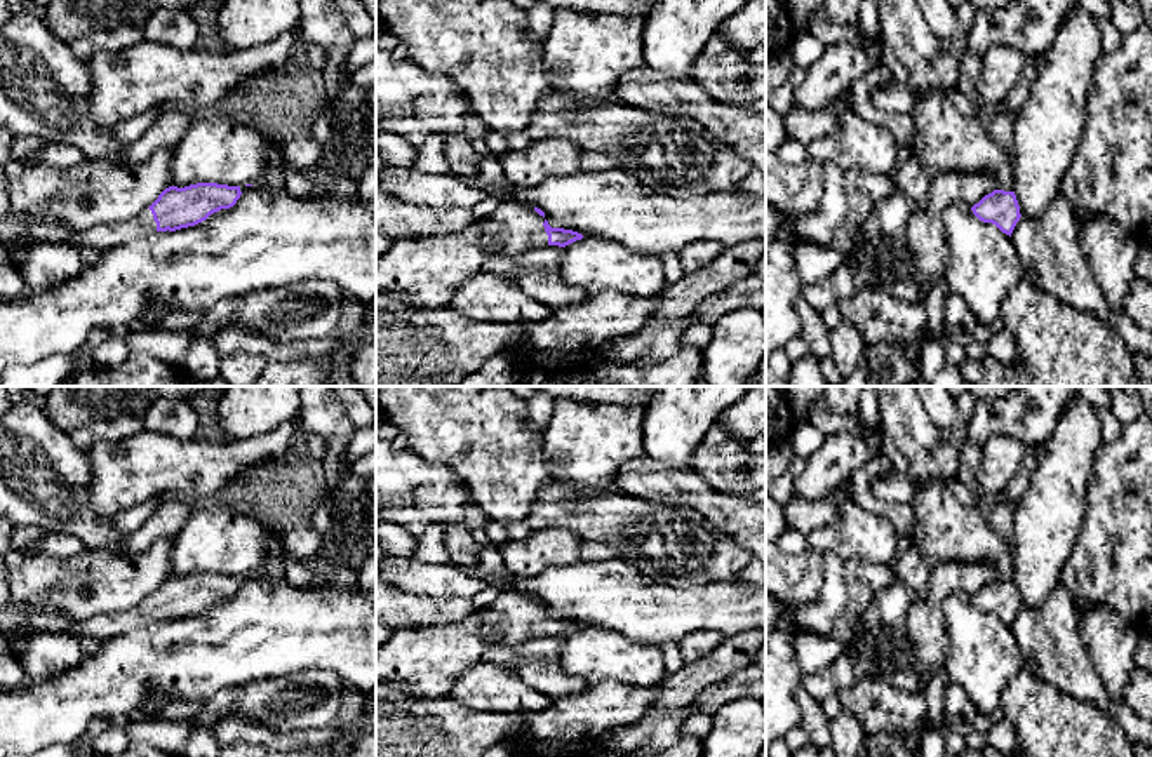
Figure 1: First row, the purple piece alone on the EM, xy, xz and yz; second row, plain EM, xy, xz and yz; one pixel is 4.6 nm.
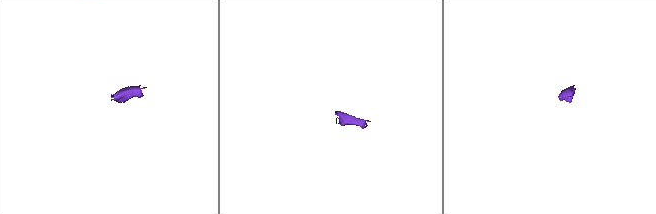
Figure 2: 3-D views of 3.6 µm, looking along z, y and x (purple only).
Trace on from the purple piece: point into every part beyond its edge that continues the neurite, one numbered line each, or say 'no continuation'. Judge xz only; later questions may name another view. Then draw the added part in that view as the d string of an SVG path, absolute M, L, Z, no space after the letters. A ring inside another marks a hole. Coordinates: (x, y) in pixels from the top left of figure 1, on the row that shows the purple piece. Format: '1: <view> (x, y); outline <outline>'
1: xz (514, 228); outline M505 200L484 221L482 247L494 256L520 256L548 245L545 218L534 207Z

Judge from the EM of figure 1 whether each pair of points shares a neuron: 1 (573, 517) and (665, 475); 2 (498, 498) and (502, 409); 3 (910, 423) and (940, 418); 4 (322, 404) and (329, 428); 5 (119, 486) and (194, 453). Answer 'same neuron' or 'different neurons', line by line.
1: different neurons
2: same neuron
3: different neurons
4: same neuron
5: same neuron

